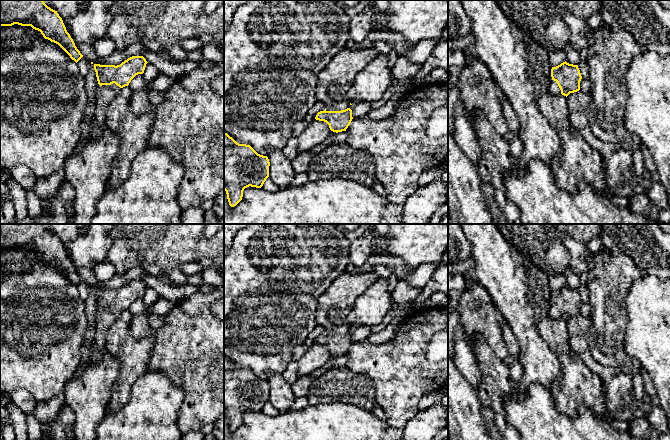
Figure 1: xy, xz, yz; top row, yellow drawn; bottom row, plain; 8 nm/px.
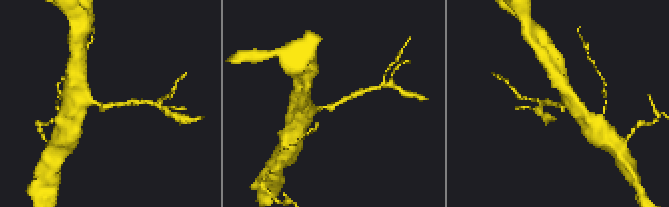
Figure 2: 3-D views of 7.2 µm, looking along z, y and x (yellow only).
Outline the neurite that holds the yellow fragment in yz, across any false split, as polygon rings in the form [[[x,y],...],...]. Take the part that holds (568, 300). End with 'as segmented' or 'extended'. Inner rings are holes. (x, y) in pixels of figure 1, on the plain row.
[[[566,285],[551,293],[552,305],[548,315],[553,320],[568,320],[580,314],[582,303],[578,289],[569,288]]]; extended

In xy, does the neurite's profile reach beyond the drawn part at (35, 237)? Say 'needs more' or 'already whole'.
already whole

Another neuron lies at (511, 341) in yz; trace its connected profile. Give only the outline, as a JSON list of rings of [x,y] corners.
[[[506,321],[502,325],[502,332],[503,332],[503,338],[508,348],[509,354],[512,355],[516,360],[519,360],[520,353],[521,353],[520,345]]]

